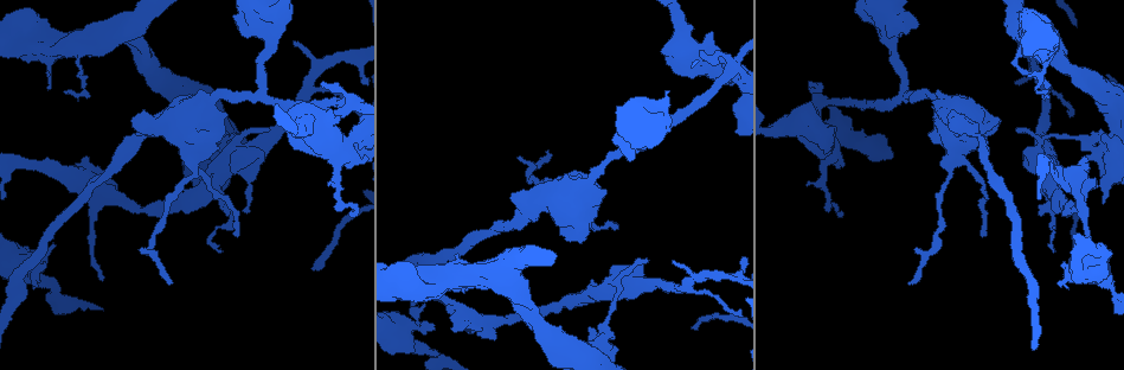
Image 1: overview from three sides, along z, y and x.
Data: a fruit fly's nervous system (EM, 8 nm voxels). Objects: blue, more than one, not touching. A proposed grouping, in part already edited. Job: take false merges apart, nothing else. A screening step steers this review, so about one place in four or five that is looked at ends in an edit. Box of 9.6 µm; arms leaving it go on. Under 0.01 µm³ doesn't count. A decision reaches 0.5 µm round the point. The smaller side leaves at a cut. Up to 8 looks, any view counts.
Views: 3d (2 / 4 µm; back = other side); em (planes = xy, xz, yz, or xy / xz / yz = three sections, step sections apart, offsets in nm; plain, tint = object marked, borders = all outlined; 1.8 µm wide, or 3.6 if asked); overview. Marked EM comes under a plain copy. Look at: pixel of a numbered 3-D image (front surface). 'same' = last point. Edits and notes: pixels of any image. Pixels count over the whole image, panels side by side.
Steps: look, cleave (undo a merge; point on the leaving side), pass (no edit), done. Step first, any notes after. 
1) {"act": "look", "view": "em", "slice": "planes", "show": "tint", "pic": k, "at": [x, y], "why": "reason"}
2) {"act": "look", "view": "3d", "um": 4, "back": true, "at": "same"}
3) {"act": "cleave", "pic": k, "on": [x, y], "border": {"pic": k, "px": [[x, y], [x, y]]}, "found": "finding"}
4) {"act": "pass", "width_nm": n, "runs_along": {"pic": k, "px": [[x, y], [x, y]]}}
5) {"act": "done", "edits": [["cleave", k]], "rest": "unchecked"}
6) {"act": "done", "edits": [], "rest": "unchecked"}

{"act": "look", "view": "3d", "um": 4, "back": true, "pic": 1, "at": [351, 106], "why": "calibre changes"}

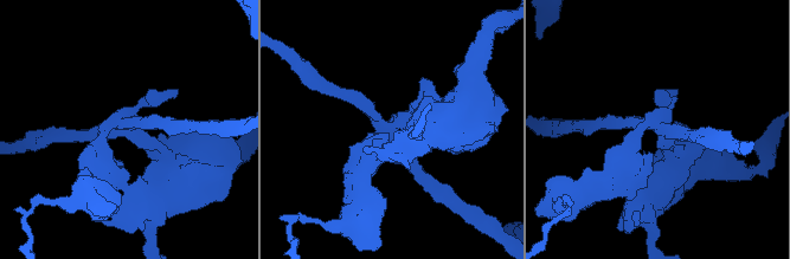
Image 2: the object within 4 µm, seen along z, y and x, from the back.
{"act": "look", "view": "em", "slice": "xy", "step": 8, "show": "tint", "pic": 2, "at": [130, 126]}

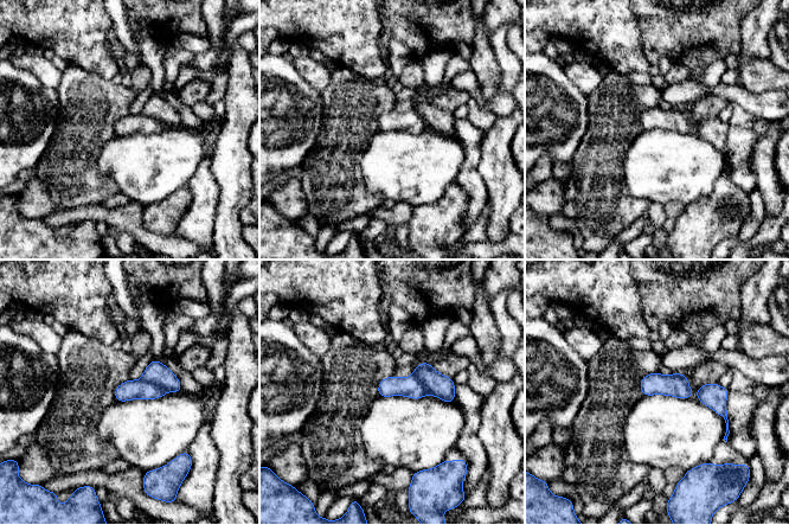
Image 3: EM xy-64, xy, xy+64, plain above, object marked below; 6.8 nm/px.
{"act": "look", "view": "em", "slice": "planes", "show": "tint", "at": "same", "why": "cut it another way"}

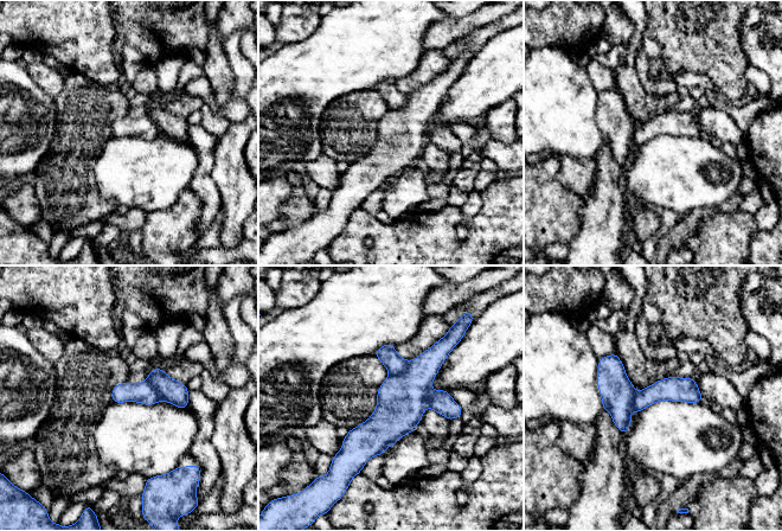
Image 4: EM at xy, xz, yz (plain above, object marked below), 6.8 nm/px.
{"act": "cleave", "pic": 4, "on": [395, 364], "found": "a second cell is stuck on"}

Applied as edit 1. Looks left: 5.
{"act": "look", "view": "overview"}

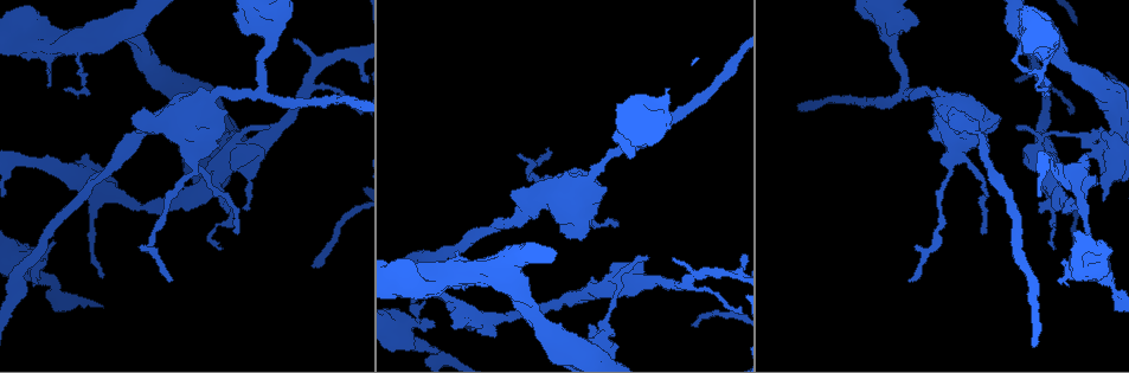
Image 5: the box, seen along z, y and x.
{"act": "look", "view": "em", "slice": "planes", "show": "tint", "pic": 5, "at": [618, 278], "why": "calibre changes"}

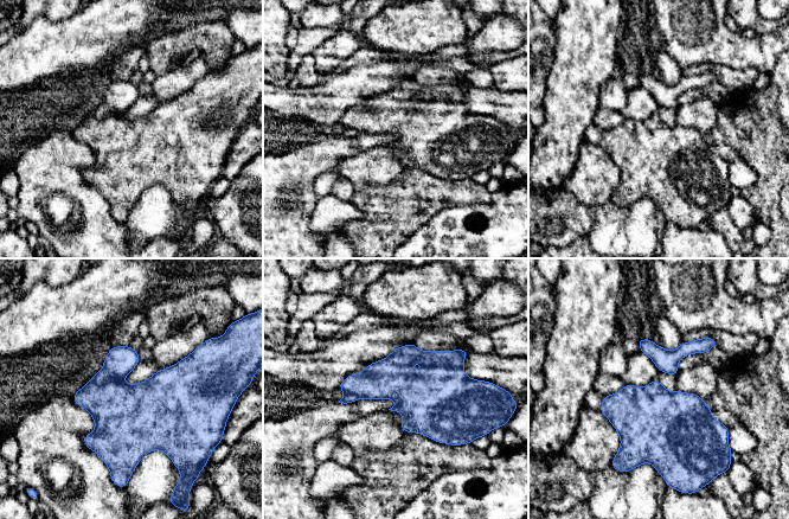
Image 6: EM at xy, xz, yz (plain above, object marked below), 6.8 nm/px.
{"act": "cleave", "pic": 6, "on": [124, 414], "width_nm": 380, "found": "a second cell is stuck on"}

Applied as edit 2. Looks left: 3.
{"act": "look", "view": "overview"}

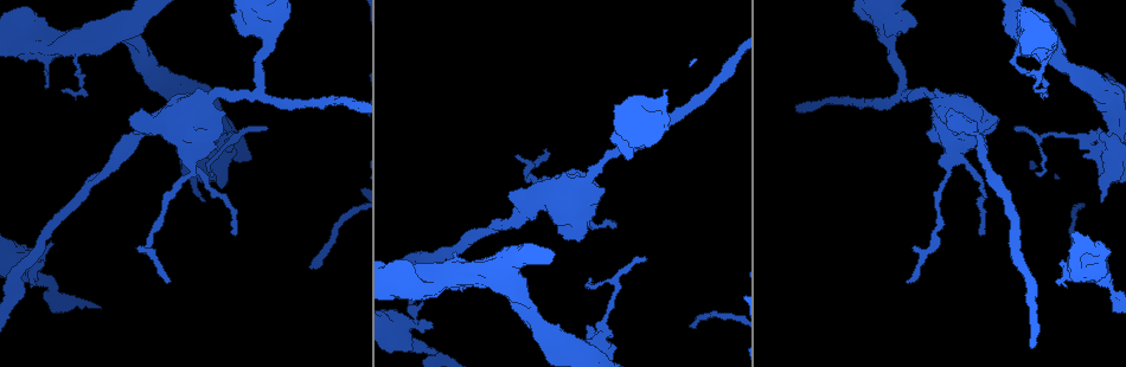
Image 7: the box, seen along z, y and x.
{"act": "look", "view": "em", "slice": "planes", "show": "tint", "pic": 7, "at": [216, 141], "why": "two arms at a narrow angle"}

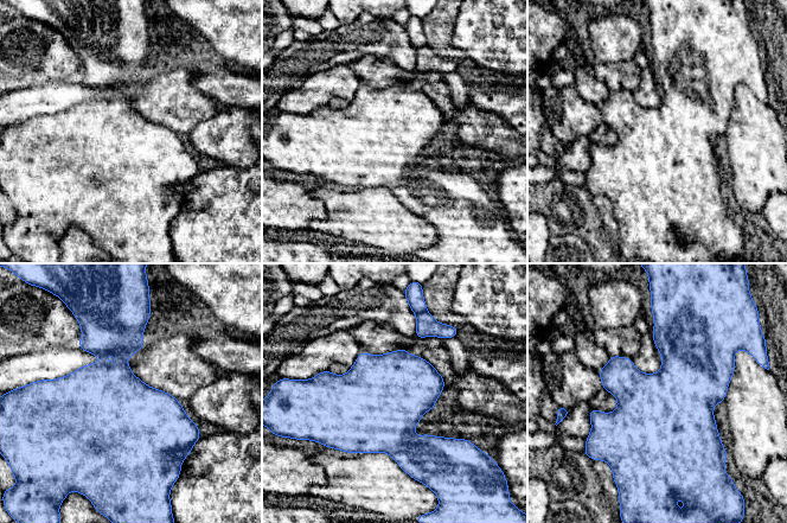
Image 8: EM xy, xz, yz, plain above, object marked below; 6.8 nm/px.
{"act": "pass", "width_nm": 600, "found": "continuous, no second cell"}

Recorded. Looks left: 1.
{"act": "look", "view": "em", "slice": "planes", "show": "borders", "pic": 7, "at": [144, 53], "why": "arms part here"}

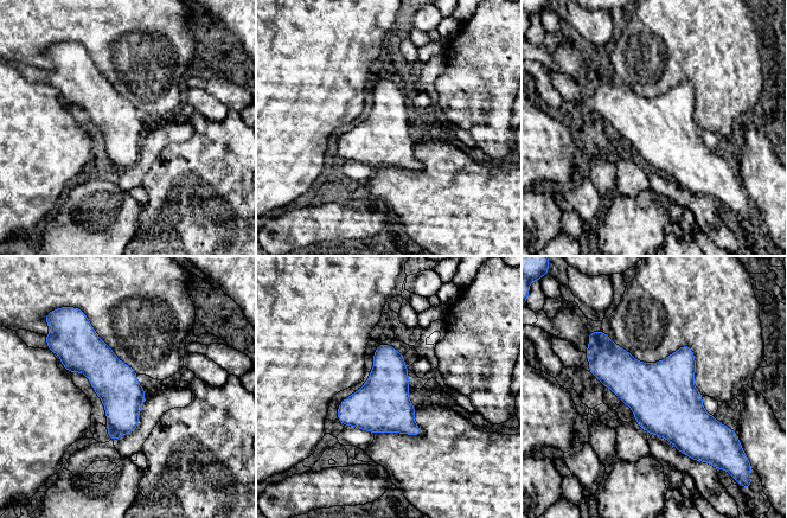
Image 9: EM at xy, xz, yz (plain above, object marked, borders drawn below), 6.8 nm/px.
{"act": "pass", "width_nm": 300, "runs_along": {"pic": 9, "px": [[87, 328], [114, 436]]}, "found": "all the same cell"}

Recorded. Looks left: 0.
{"act": "done", "edits": [["cleave", 4], ["cleave", 6]], "rest": "unchecked"}

